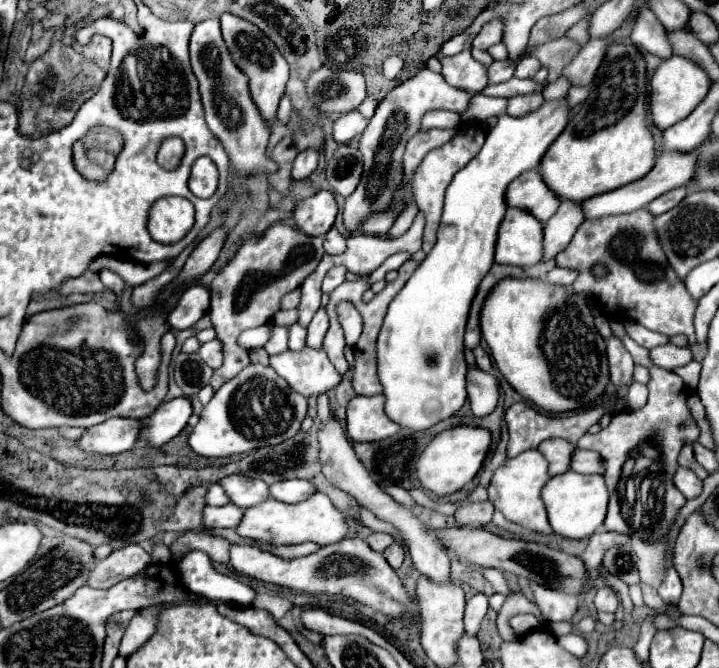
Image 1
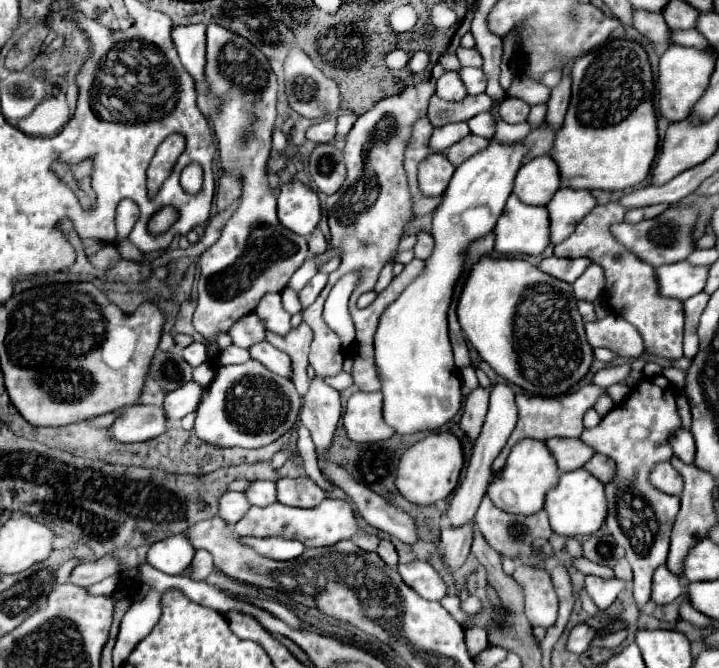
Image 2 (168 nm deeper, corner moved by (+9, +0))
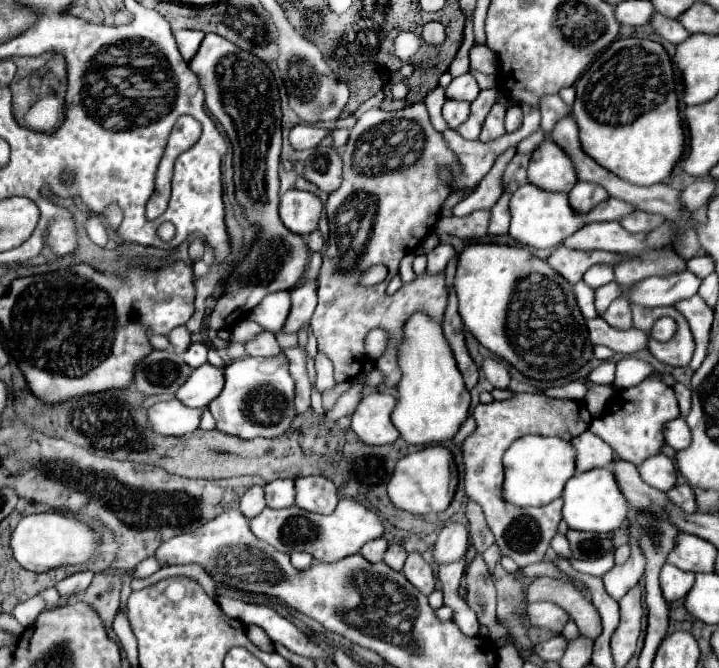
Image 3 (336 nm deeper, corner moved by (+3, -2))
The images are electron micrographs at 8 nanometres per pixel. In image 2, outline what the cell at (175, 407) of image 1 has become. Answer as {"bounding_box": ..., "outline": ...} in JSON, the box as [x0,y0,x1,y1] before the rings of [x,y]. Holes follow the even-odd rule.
{"bounding_box":[163,381,203,423],"outline":[[[195,381],[185,383],[183,387],[167,393],[165,403],[163,403],[167,419],[171,423],[175,423],[175,421],[183,419],[187,413],[193,413],[201,401],[201,393],[203,393],[203,389]]]}

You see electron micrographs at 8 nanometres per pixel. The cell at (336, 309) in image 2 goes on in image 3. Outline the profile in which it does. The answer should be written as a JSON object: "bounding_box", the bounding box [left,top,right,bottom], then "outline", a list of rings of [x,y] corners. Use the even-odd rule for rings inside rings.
{"bounding_box":[361,265,387,285],"outline":[[[375,265],[375,267],[367,269],[367,271],[363,271],[363,275],[361,275],[361,283],[363,283],[363,285],[375,285],[375,283],[383,281],[385,277],[387,277],[387,267],[383,267],[383,265]]]}

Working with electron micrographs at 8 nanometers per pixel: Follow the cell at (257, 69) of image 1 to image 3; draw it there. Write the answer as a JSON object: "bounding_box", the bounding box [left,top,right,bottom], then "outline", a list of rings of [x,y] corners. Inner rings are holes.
{"bounding_box":[189,33,309,329],"outline":[[[207,33],[201,41],[199,51],[195,53],[193,61],[189,61],[191,71],[199,77],[199,83],[205,91],[205,105],[211,111],[211,115],[223,125],[227,137],[233,143],[233,167],[235,167],[235,189],[237,189],[237,201],[243,207],[245,217],[257,225],[257,241],[251,247],[249,255],[237,263],[233,275],[229,277],[223,295],[219,297],[217,305],[213,307],[207,325],[213,329],[229,329],[231,325],[239,323],[249,315],[249,311],[259,305],[259,301],[273,293],[291,289],[303,275],[305,263],[309,259],[309,249],[303,237],[291,233],[279,219],[279,155],[281,155],[281,109],[279,109],[279,91],[277,83],[273,79],[271,69],[257,59],[255,55],[239,49],[231,41]]]}

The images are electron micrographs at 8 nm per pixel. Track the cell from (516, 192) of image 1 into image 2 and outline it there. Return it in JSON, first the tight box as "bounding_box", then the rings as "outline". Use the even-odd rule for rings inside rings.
{"bounding_box":[513,155,561,207],"outline":[[[543,155],[531,159],[517,171],[513,181],[513,195],[517,195],[517,199],[527,205],[543,207],[553,199],[559,187],[561,179],[557,165],[549,155]]]}

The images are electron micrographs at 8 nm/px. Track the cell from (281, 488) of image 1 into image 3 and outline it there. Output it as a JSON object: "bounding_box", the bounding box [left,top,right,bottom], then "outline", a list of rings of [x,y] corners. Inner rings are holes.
{"bounding_box":[295,477,339,513],"outline":[[[299,477],[295,479],[297,485],[297,497],[295,505],[313,513],[331,513],[339,503],[339,493],[333,481],[325,477]]]}

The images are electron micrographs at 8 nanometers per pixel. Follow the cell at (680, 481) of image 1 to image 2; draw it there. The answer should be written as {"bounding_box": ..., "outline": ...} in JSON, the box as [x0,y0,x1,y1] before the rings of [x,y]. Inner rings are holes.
{"bounding_box":[651,461,683,495],"outline":[[[669,461],[657,463],[653,467],[653,471],[651,471],[651,483],[659,491],[663,491],[667,495],[681,495],[681,491],[683,491],[683,477],[679,475],[679,471],[675,471],[671,467]]]}

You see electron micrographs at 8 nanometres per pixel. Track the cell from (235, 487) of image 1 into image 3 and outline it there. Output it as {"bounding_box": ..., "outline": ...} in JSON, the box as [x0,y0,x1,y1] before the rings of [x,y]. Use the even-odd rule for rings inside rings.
{"bounding_box":[265,479,295,509],"outline":[[[275,479],[265,485],[267,507],[283,509],[295,505],[295,481],[293,479]]]}

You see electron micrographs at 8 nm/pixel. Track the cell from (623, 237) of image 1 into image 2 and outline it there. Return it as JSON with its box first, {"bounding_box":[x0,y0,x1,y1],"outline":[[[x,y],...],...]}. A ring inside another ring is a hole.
{"bounding_box":[553,203,685,359],"outline":[[[621,203],[597,205],[589,215],[585,215],[579,221],[579,225],[575,227],[569,239],[555,245],[553,253],[565,259],[587,257],[599,263],[605,269],[605,277],[607,277],[605,295],[607,295],[607,303],[611,305],[609,309],[613,313],[619,313],[623,319],[627,319],[631,325],[637,327],[637,331],[645,341],[645,349],[649,353],[667,359],[679,359],[683,357],[683,319],[685,319],[683,301],[673,297],[663,297],[657,287],[659,281],[655,269],[649,263],[637,259],[637,255],[631,255],[631,251],[627,251],[611,235],[611,225],[621,223],[625,219],[625,213],[627,207],[623,207]]]}

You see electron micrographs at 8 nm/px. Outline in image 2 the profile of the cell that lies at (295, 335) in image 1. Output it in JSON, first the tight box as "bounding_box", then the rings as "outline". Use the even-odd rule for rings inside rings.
{"bounding_box":[255,293,291,335],"outline":[[[267,293],[255,313],[265,321],[267,329],[277,333],[277,335],[287,335],[291,331],[291,315],[283,309],[281,305],[281,295],[279,293]]]}

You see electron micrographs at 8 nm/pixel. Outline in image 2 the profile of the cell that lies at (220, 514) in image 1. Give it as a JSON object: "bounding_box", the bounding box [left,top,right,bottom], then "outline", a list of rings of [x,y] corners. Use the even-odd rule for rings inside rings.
{"bounding_box":[217,491,251,527],"outline":[[[227,491],[227,493],[223,493],[221,499],[219,499],[219,511],[217,511],[217,515],[219,515],[229,527],[233,527],[233,525],[247,513],[249,507],[251,507],[251,505],[247,503],[247,499],[245,499],[243,493]]]}

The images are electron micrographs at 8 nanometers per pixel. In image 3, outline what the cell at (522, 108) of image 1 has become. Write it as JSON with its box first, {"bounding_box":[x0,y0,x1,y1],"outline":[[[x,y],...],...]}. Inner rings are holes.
{"bounding_box":[505,105,523,133],"outline":[[[511,105],[507,109],[507,117],[505,117],[505,129],[507,129],[507,133],[517,131],[521,127],[521,123],[523,123],[523,111],[521,111],[521,107],[519,105]]]}

